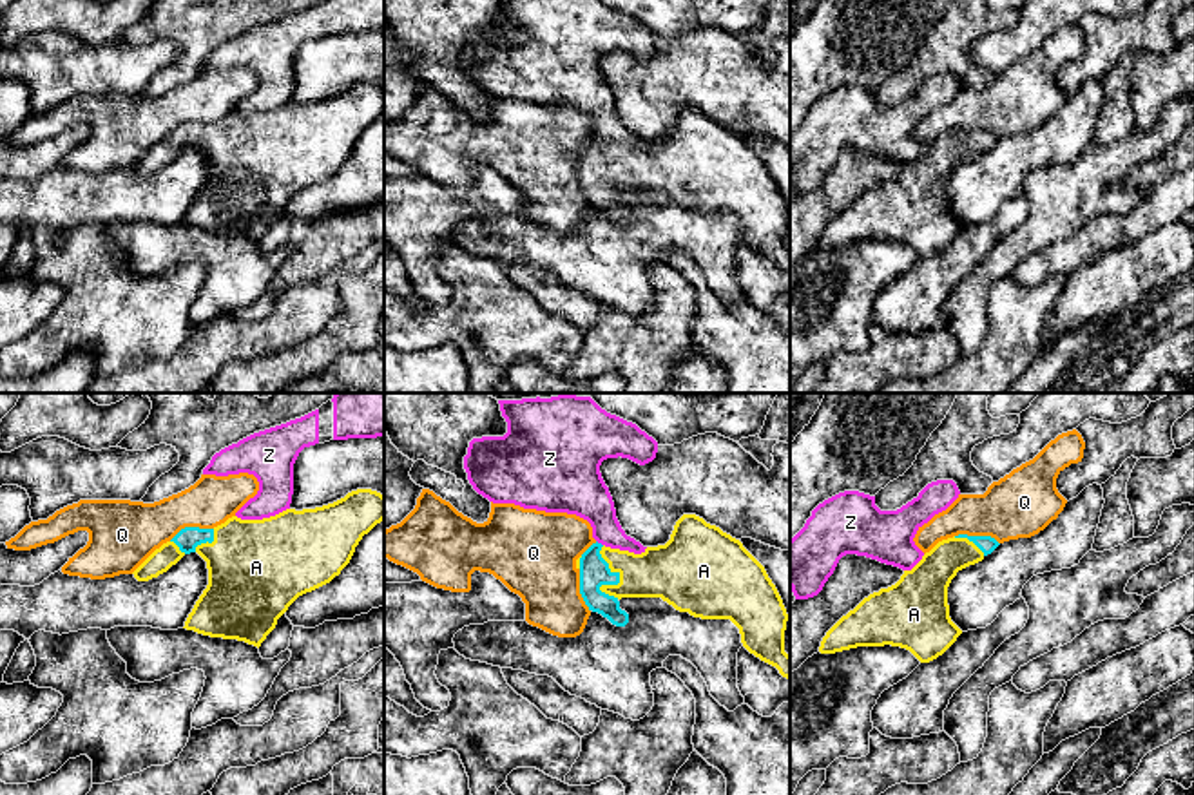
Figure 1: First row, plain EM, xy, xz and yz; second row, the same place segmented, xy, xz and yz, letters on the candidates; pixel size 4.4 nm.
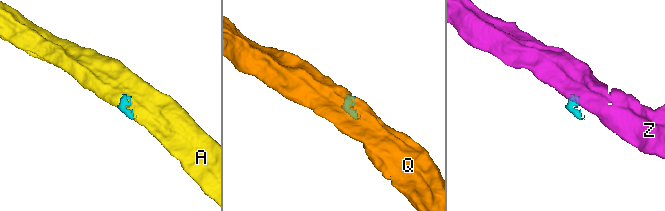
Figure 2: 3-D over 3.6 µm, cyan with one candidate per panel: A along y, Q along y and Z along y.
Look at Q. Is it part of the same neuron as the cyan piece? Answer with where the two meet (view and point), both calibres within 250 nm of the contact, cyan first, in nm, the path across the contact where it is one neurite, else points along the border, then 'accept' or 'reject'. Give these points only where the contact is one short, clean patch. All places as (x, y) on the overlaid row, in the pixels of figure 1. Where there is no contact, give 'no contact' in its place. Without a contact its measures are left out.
contact yz (977, 536); calibres 80 and 280 nm; reject

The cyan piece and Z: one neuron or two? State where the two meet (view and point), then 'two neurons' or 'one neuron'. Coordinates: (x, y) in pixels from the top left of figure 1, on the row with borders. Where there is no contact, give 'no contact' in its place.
meets cyan in xz at (600, 544); two neurons

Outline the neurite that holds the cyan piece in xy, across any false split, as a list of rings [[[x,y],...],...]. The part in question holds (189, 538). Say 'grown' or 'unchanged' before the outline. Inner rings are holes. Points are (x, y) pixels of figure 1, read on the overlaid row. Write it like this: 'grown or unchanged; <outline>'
grown; [[[357,489],[315,509],[286,509],[263,520],[232,516],[214,529],[185,527],[132,574],[138,581],[149,581],[167,572],[185,554],[197,552],[207,561],[208,585],[183,628],[210,637],[245,641],[259,648],[288,607],[299,596],[339,576],[362,536],[382,520],[384,496],[371,489]]]

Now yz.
grown; [[[958,534],[939,541],[900,579],[864,598],[823,637],[819,652],[857,647],[900,647],[920,663],[942,656],[962,634],[949,618],[948,587],[958,570],[982,561],[1000,543]]]

